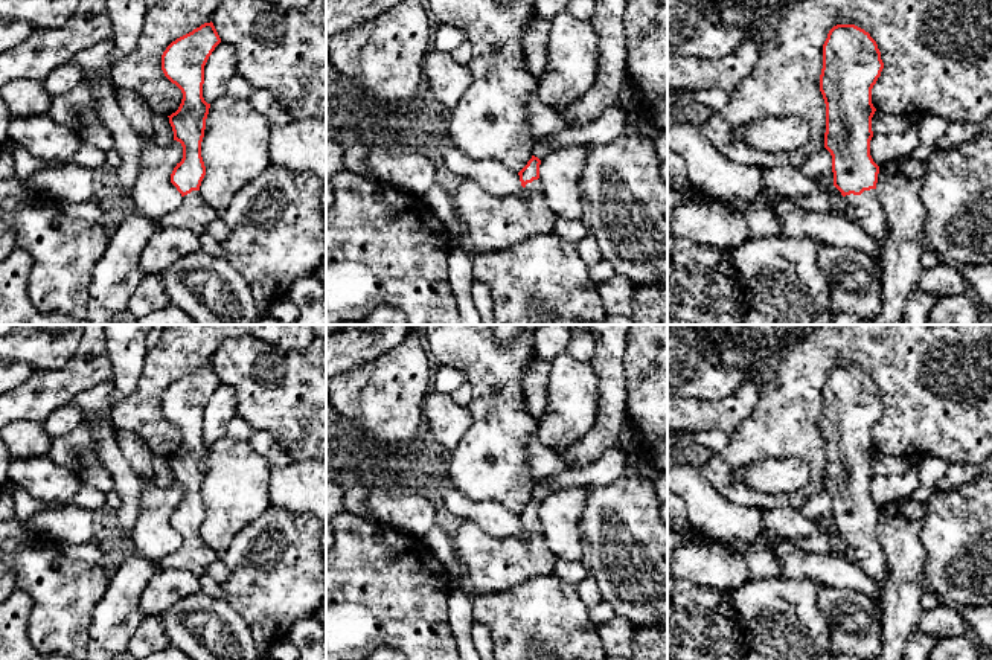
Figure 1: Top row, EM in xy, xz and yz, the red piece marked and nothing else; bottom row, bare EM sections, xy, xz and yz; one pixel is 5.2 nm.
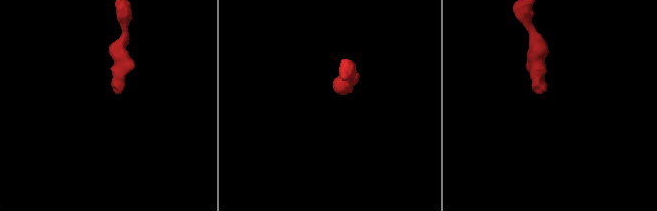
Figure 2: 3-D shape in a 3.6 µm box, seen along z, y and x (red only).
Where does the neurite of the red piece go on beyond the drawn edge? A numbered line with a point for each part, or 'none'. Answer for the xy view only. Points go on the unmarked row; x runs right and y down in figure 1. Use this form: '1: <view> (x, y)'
1: xy (194, 555)

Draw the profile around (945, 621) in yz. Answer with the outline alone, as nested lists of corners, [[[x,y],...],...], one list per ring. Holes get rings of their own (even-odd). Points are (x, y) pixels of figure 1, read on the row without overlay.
[[[939,604],[937,608],[923,611],[919,617],[914,634],[928,634],[939,637],[960,637],[969,631],[960,608],[948,604]]]

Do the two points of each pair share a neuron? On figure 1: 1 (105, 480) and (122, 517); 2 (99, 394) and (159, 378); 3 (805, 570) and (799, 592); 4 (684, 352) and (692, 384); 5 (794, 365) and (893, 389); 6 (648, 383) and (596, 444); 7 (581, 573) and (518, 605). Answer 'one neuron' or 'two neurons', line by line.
1: two neurons
2: two neurons
3: two neurons
4: one neuron
5: one neuron
6: two neurons
7: two neurons

